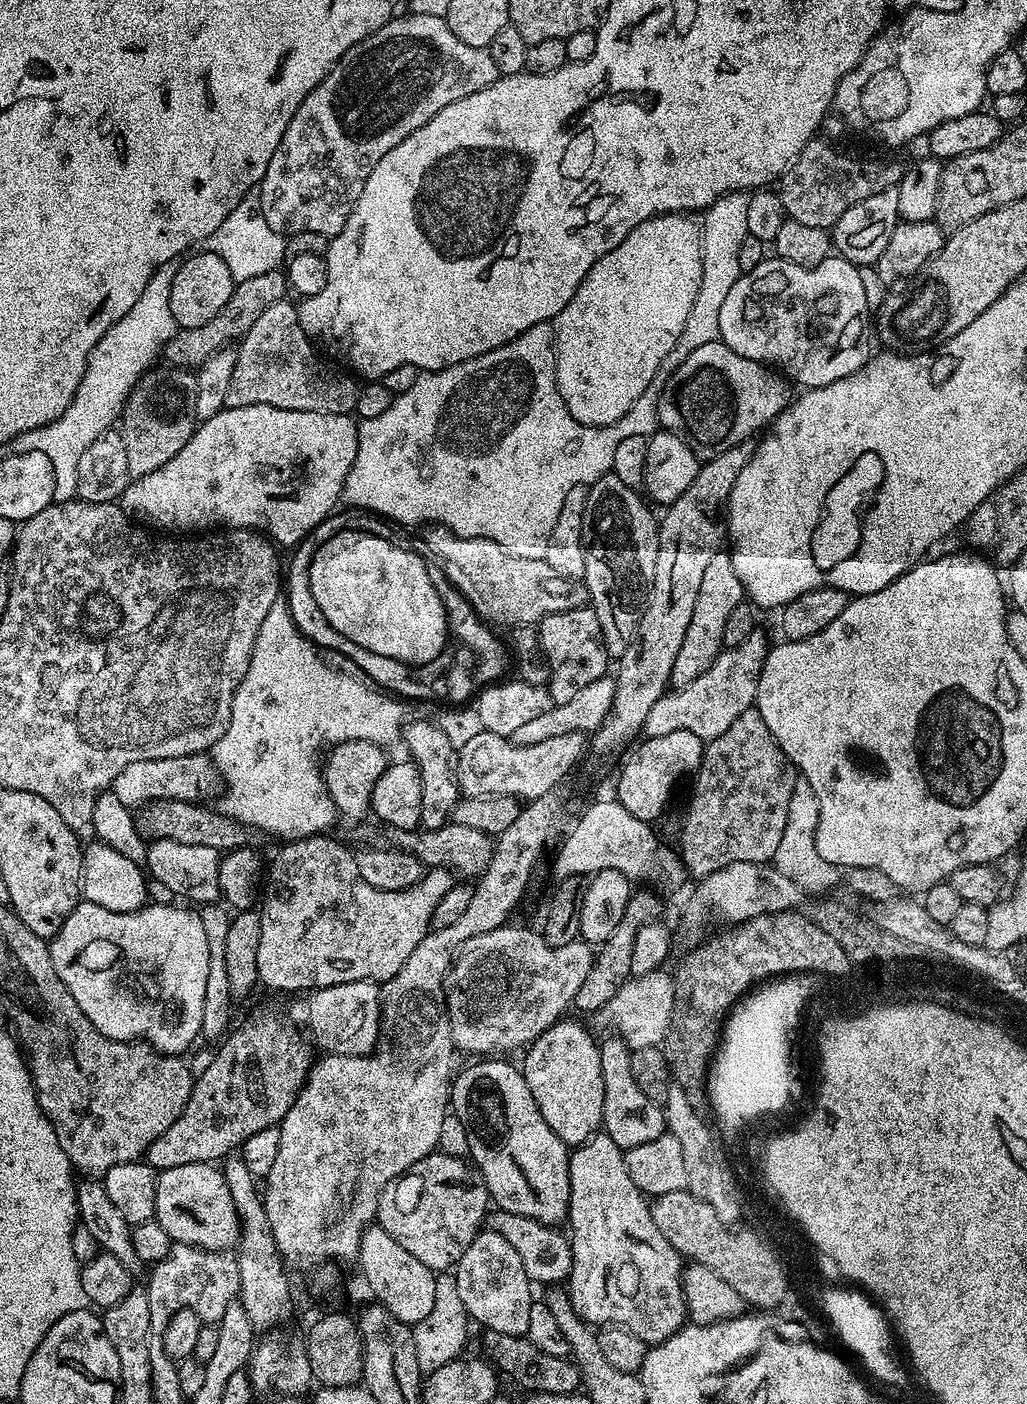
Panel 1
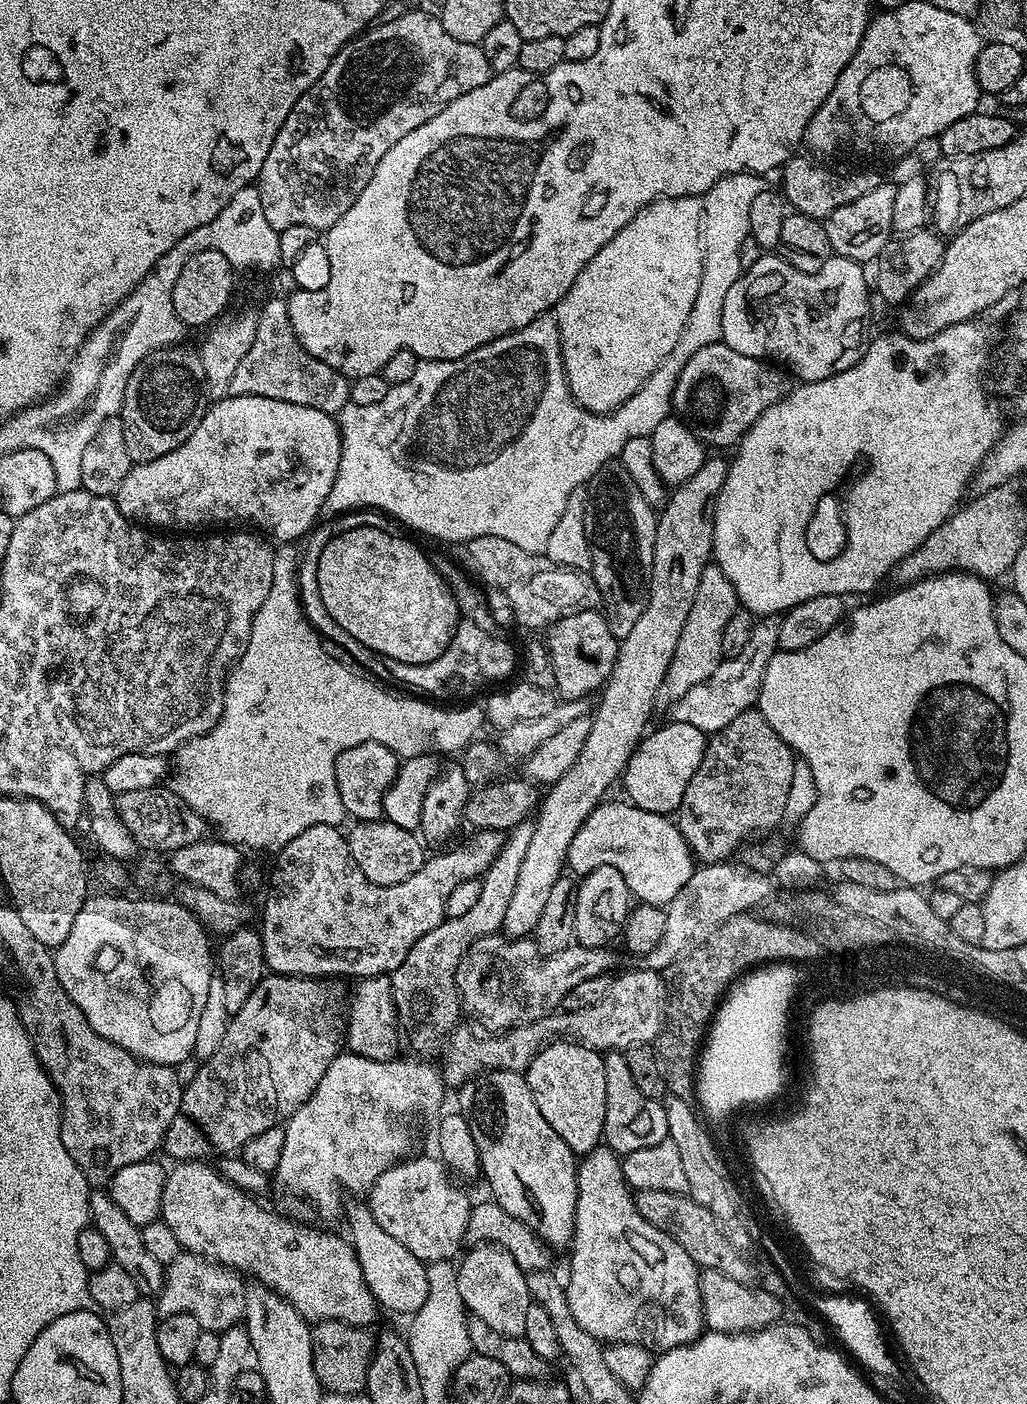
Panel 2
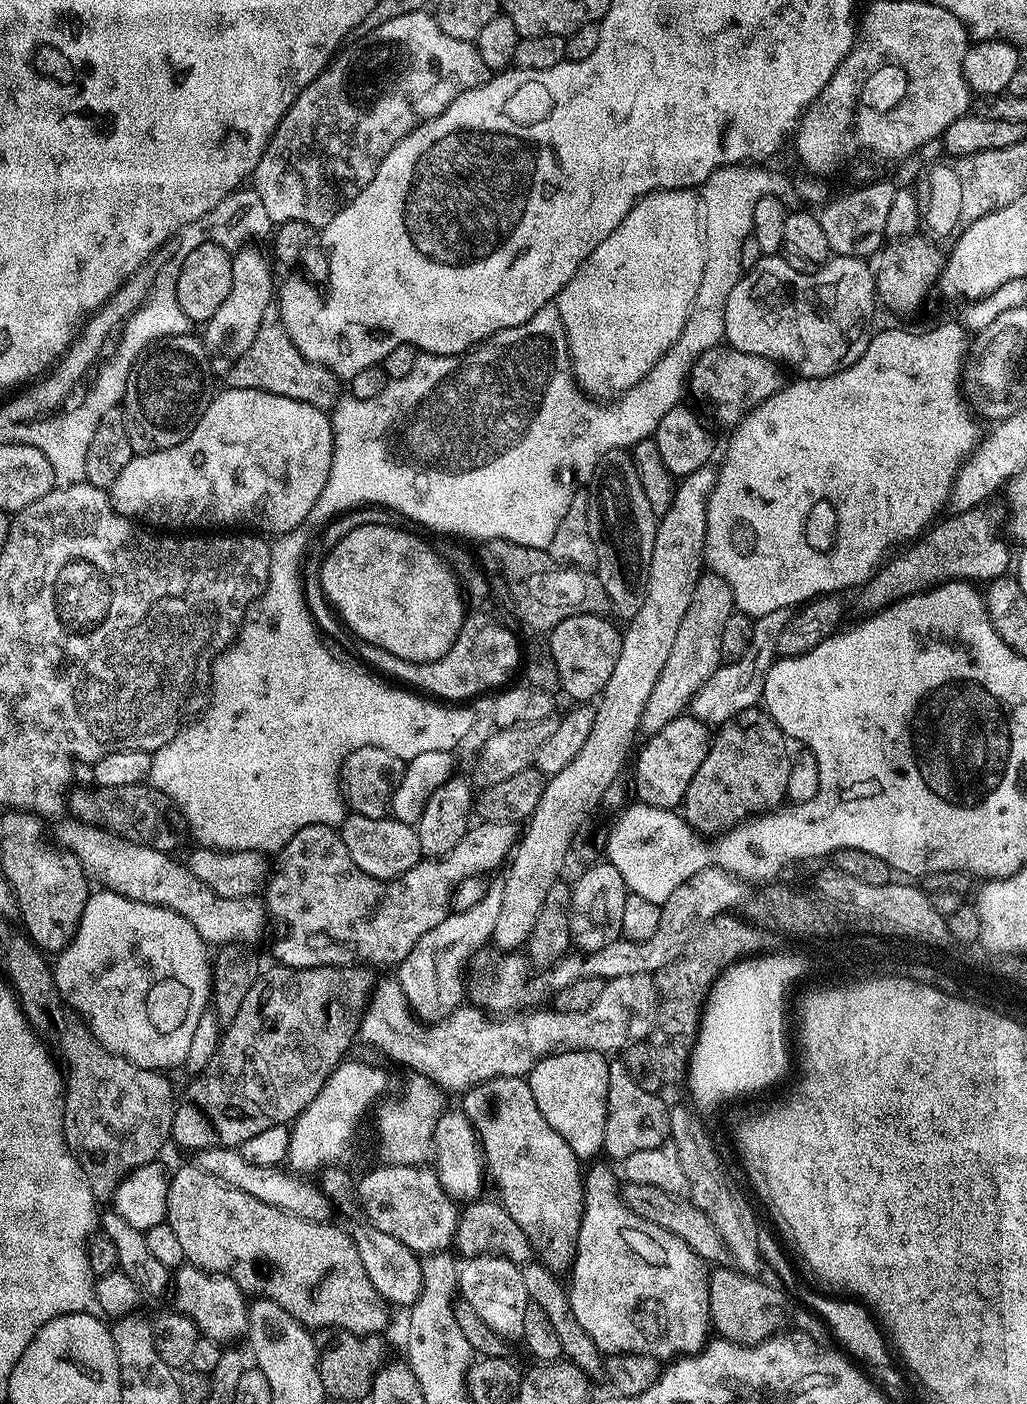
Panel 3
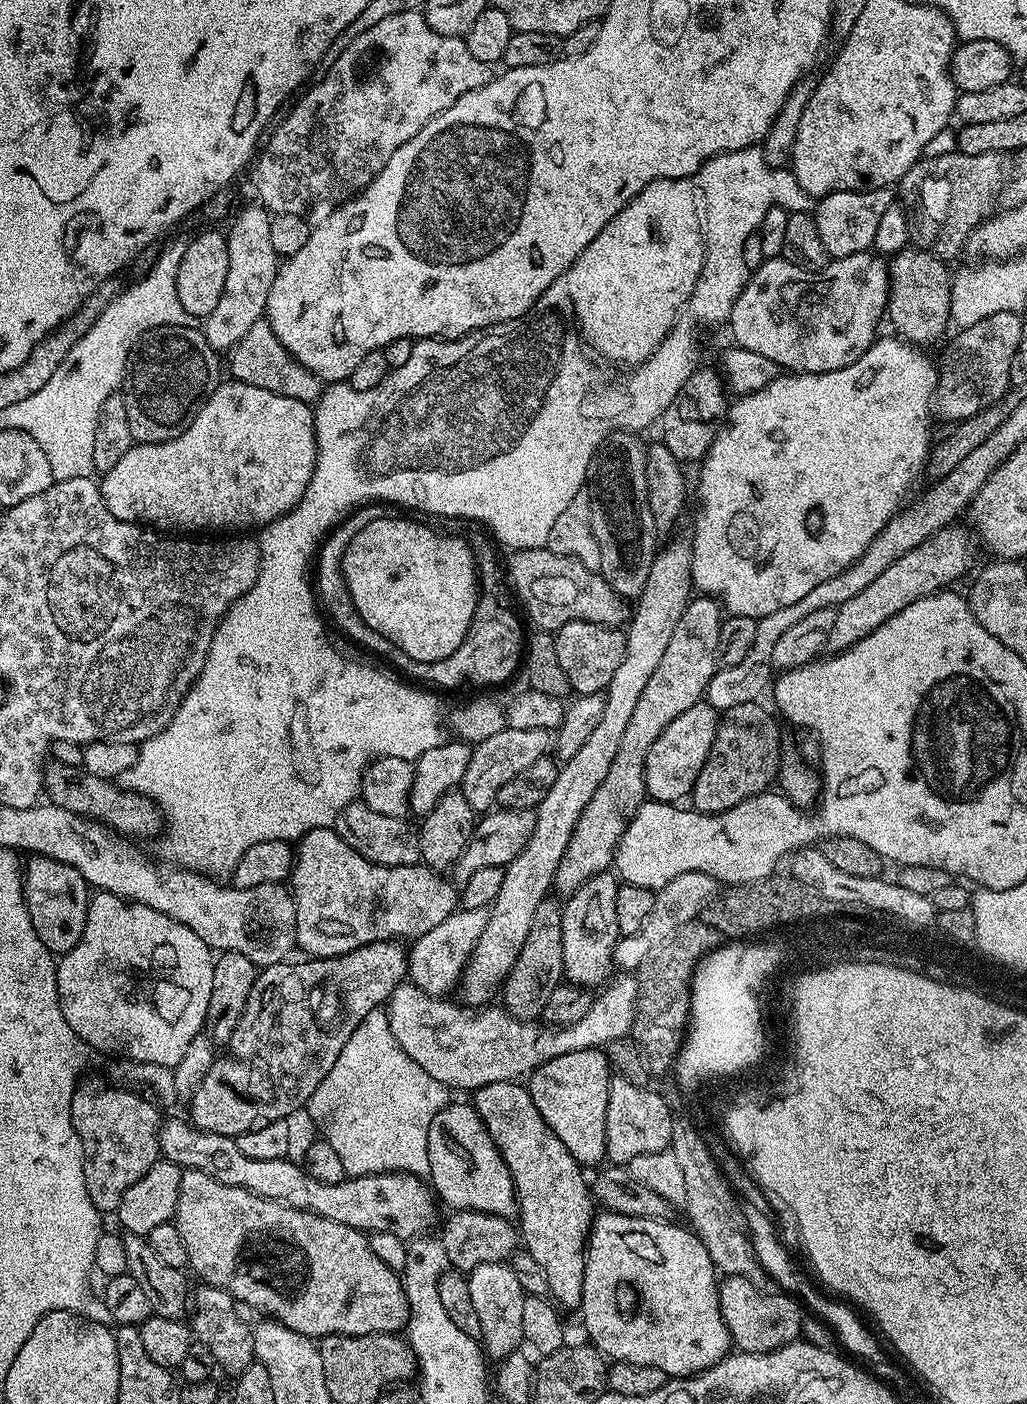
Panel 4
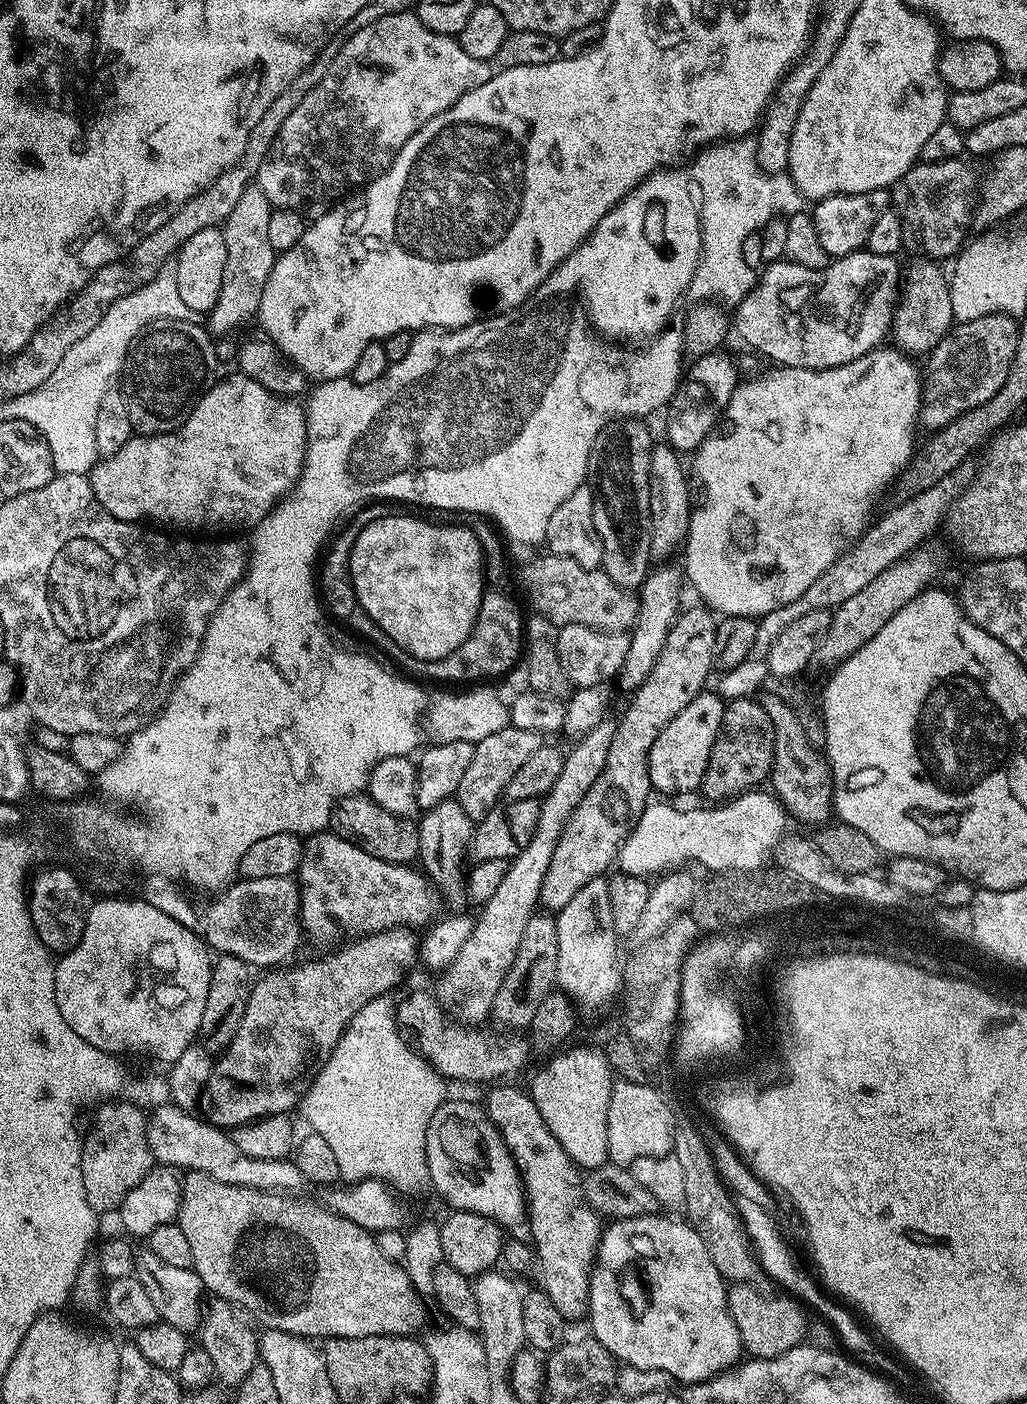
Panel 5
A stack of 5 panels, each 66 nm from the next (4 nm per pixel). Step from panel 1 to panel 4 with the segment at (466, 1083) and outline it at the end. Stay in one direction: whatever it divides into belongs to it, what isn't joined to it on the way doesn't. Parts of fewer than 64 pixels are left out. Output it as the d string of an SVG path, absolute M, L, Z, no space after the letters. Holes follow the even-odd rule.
M507 1080L506 1082L490 1082L490 1086L475 1089L474 1107L482 1118L490 1138L494 1138L494 1146L502 1154L508 1172L512 1176L512 1186L516 1190L515 1201L518 1205L518 1232L522 1237L523 1247L538 1262L540 1273L548 1283L547 1291L551 1299L561 1309L579 1309L582 1302L582 1282L584 1281L584 1253L588 1246L589 1233L592 1231L594 1219L594 1197L590 1191L589 1181L584 1181L582 1165L572 1157L570 1150L562 1146L562 1141L550 1126L538 1114L538 1106L534 1106L534 1098L530 1098L527 1087L523 1083Z

